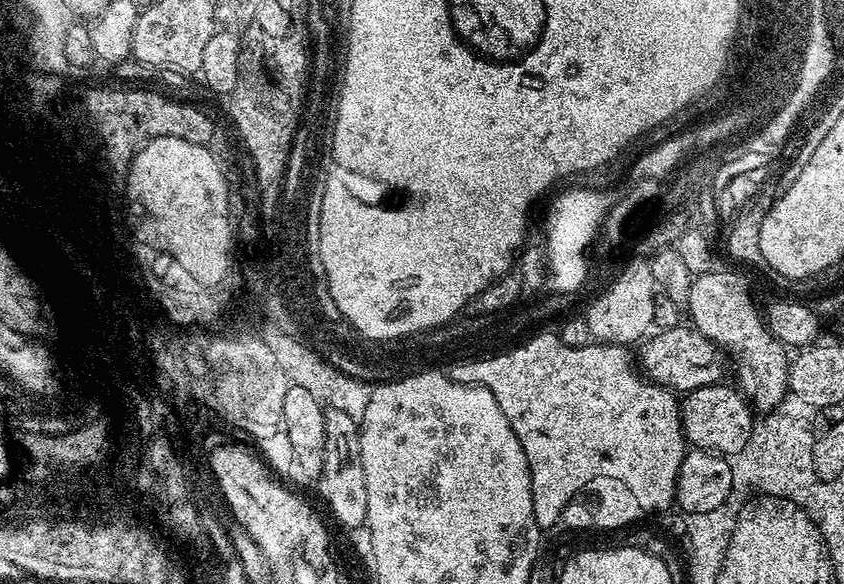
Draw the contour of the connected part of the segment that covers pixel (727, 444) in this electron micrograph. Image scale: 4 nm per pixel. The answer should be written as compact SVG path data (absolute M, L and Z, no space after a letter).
M727 383L702 386L687 393L682 400L682 423L685 441L692 448L702 448L706 452L719 452L725 458L735 458L752 438L754 409L744 395L735 387L727 388Z

